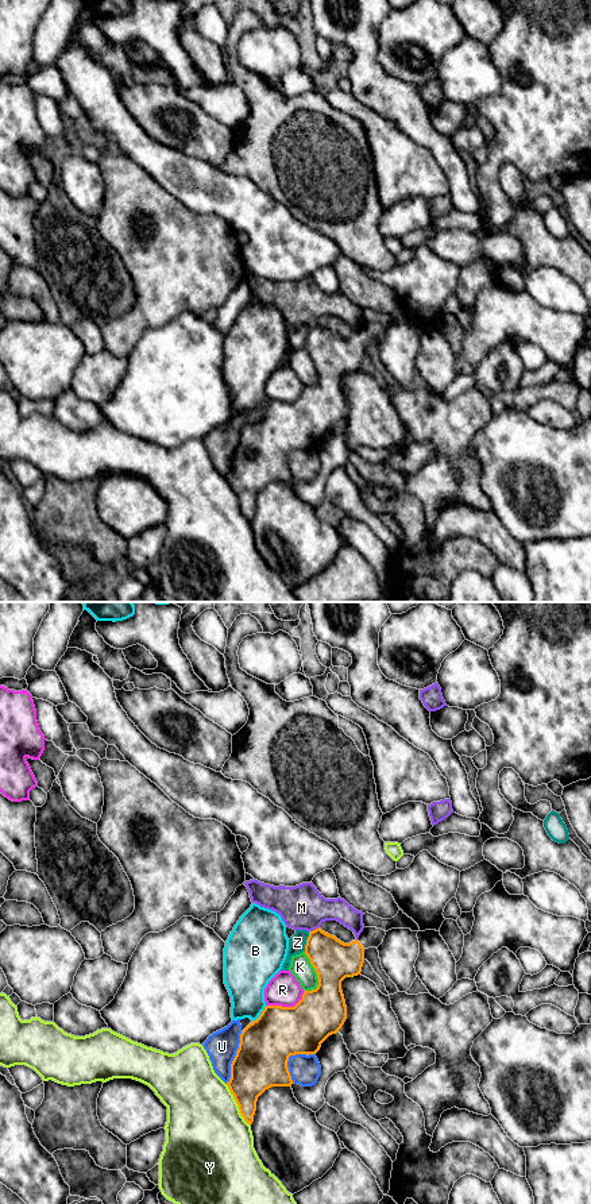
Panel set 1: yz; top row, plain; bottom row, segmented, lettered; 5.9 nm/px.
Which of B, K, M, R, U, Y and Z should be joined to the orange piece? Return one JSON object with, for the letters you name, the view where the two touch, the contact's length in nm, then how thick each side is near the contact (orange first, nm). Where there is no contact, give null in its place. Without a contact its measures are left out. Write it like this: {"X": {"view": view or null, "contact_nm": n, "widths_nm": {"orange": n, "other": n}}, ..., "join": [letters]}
{"join": []}

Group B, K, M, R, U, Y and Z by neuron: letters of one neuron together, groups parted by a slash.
B / K / M / R / U / Y / Z

